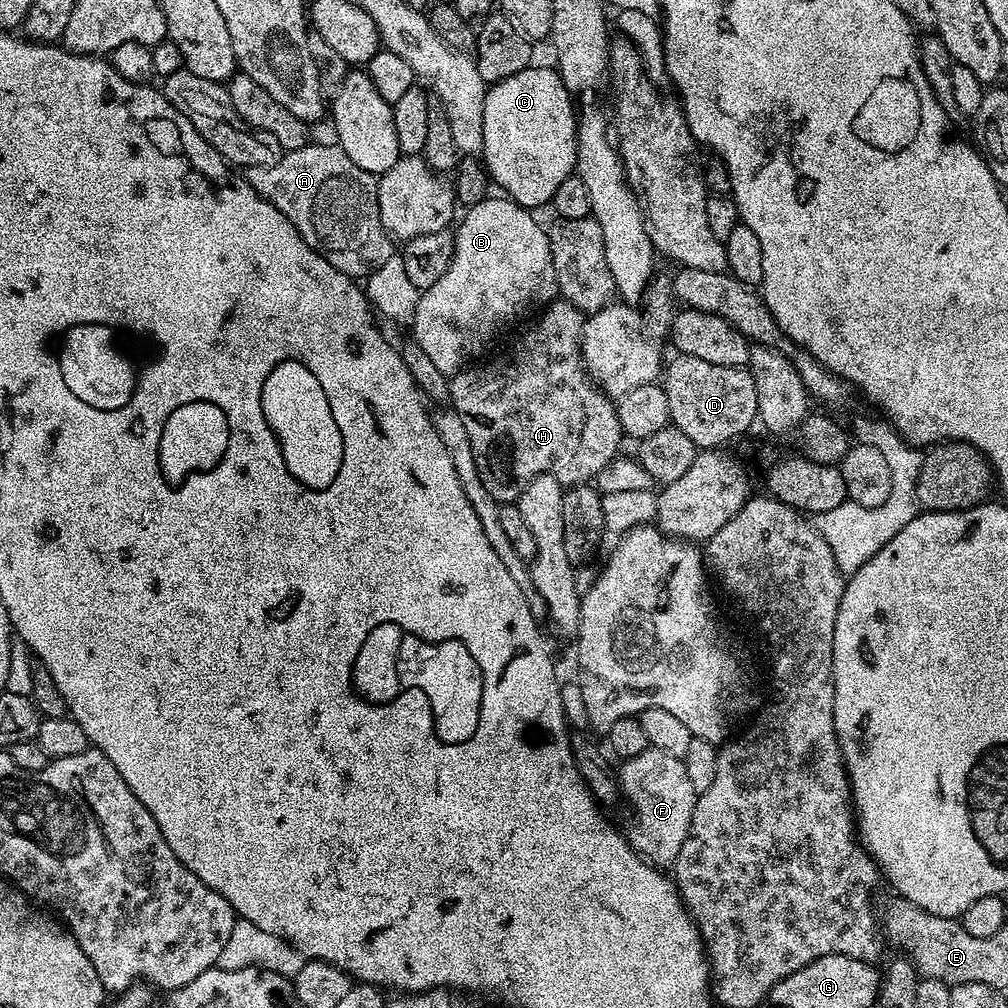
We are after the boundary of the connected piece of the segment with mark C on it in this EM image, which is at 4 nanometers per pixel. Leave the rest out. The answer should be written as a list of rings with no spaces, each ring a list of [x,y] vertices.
[[[529,66],[510,74],[502,82],[491,85],[484,94],[482,110],[482,163],[501,193],[523,208],[537,210],[554,198],[558,186],[576,170],[576,122],[577,109],[574,97],[566,90],[559,71],[555,67]]]

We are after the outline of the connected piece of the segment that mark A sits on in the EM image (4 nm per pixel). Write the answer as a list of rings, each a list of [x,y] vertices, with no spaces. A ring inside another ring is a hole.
[[[309,142],[293,152],[285,152],[284,157],[268,168],[266,164],[258,164],[256,168],[247,169],[248,185],[259,194],[263,200],[269,200],[298,230],[304,241],[315,248],[330,266],[342,270],[342,274],[353,278],[367,277],[372,269],[382,266],[394,255],[393,237],[382,226],[380,211],[378,210],[378,180],[366,170],[362,170],[340,149],[335,142],[316,144]]]

